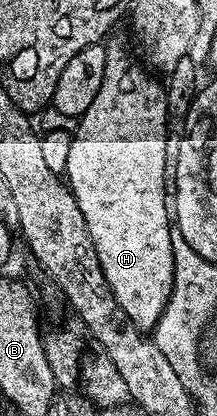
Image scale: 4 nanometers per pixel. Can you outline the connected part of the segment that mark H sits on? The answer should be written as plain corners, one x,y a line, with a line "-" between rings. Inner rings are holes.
110,45
105,55
105,82
99,84
97,98
76,123
63,174
79,204
79,212
83,212
83,220
87,220
87,232
91,232
105,282
129,319
141,331
149,332
159,316
163,316
173,287
175,234
171,229
171,206
164,188
165,125
171,122
171,115
165,102
164,85
160,81
157,83
144,65
141,67
121,46

